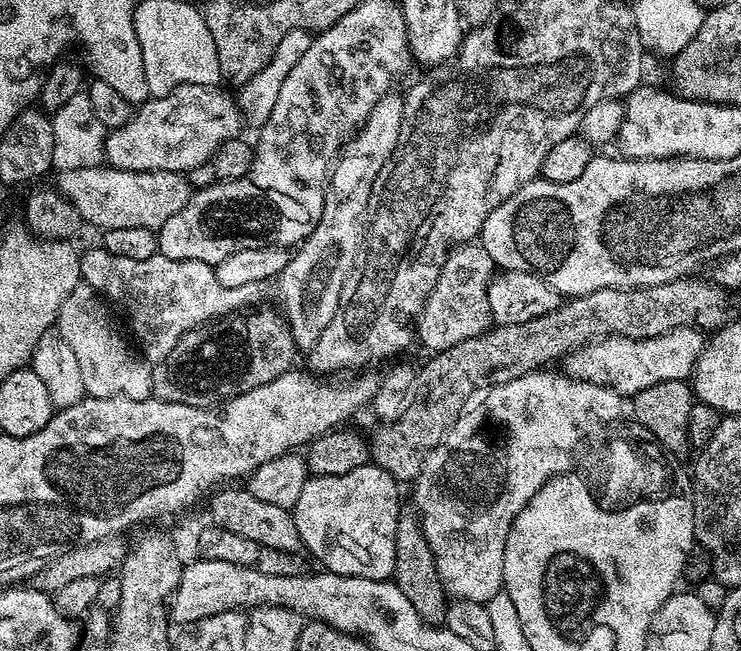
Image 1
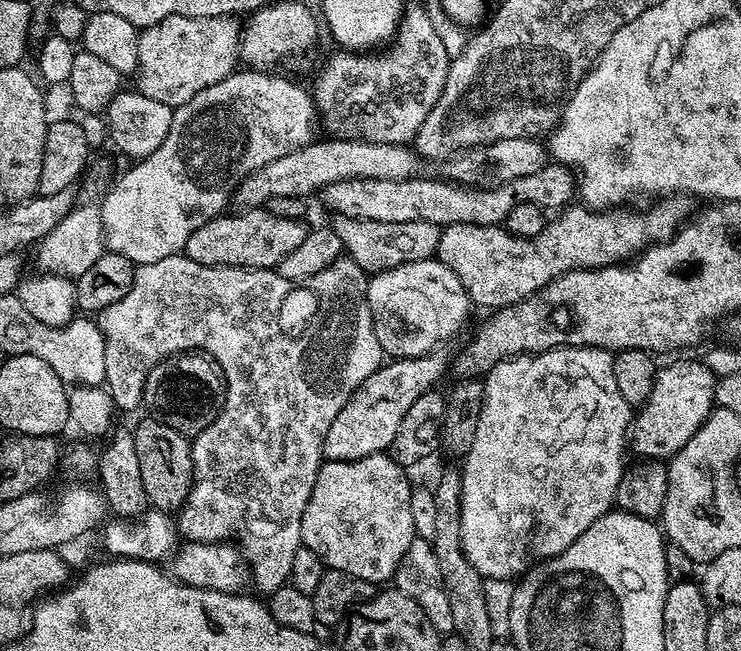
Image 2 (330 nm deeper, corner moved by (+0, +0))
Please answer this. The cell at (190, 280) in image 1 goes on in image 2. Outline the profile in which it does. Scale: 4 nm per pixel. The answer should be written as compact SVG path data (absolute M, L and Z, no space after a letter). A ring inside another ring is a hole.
M179 255L171 256L170 258L161 258L159 262L150 262L149 264L139 265L134 274L134 282L130 286L130 294L125 294L119 302L114 302L114 306L106 306L106 310L102 310L98 314L98 323L102 334L104 335L104 341L106 342L106 374L104 375L104 384L108 389L110 398L112 399L113 409L119 410L120 408L124 412L132 412L137 407L141 407L144 398L144 383L146 378L150 374L150 370L154 370L154 366L158 366L158 362L165 360L167 356L176 356L179 352L197 351L203 352L205 356L211 356L217 364L220 365L221 370L224 372L224 382L226 385L226 391L224 394L224 405L222 410L218 414L218 418L214 418L214 422L210 426L206 426L206 430L202 430L194 438L194 455L192 458L192 489L188 492L188 499L184 501L184 507L179 509L178 512L178 528L181 533L184 532L189 541L198 544L219 544L221 542L235 542L242 549L245 557L247 567L250 569L250 580L256 583L255 591L260 594L271 594L278 591L278 589L284 587L289 583L288 575L290 574L290 566L294 562L294 554L302 546L300 538L300 531L302 530L302 514L306 510L306 502L310 502L310 494L314 490L314 482L318 478L318 470L320 469L322 461L325 459L324 443L326 442L326 434L330 430L330 425L333 424L334 418L338 418L338 410L342 410L342 406L346 406L346 402L350 402L350 398L358 390L358 386L362 386L362 382L366 382L366 378L370 378L370 374L377 372L380 367L385 363L386 353L380 349L380 343L378 342L378 334L374 334L374 326L372 325L372 319L370 318L370 306L368 305L368 282L370 276L369 273L364 271L362 266L358 266L358 262L354 262L350 258L341 258L333 262L330 266L326 266L326 270L322 270L322 274L314 274L314 278L310 278L306 282L306 288L308 292L313 296L314 301L310 304L310 310L303 318L300 326L296 330L290 330L286 326L286 310L288 308L287 296L291 294L292 288L294 288L293 281L282 278L279 271L271 268L231 268L223 264L222 266L206 266L202 262L194 262L189 256Z

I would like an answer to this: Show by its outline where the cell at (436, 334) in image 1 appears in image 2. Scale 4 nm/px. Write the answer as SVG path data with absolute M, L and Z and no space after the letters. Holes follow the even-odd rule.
M337 215L330 227L338 234L344 244L344 252L358 266L362 266L369 274L384 272L394 266L402 266L406 262L430 260L436 255L436 247L440 241L441 225L415 220L414 222L374 222L359 220L349 216Z

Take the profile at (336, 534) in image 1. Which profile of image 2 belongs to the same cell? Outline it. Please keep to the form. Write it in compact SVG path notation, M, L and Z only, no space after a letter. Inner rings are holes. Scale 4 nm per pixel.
M379 452L357 460L328 460L321 463L310 502L302 514L300 538L303 547L314 550L328 568L366 578L374 586L384 586L393 579L402 562L402 554L410 550L410 542L417 540L410 498L413 485L408 484L409 473L394 462L391 455Z

